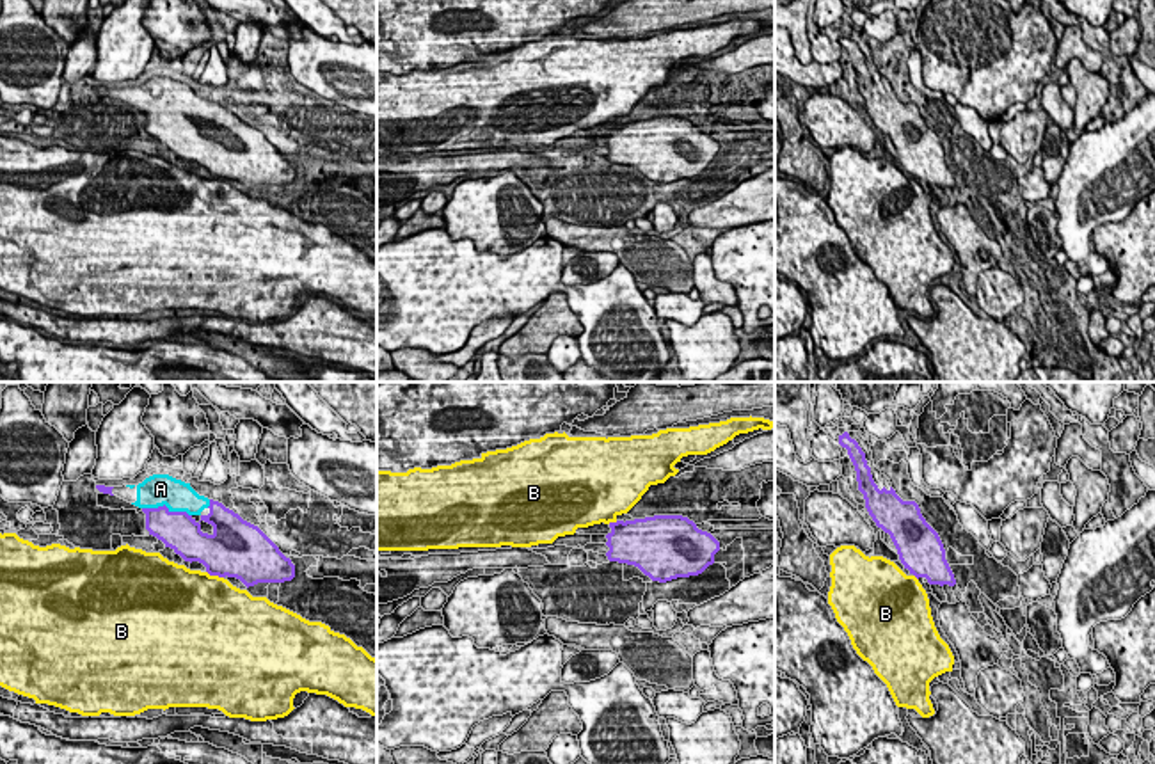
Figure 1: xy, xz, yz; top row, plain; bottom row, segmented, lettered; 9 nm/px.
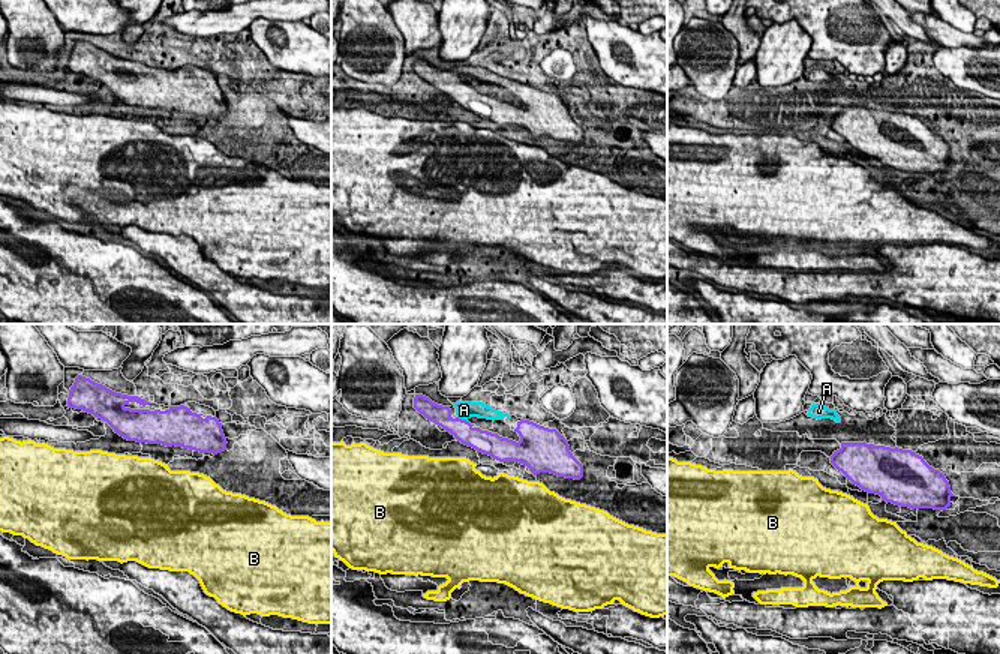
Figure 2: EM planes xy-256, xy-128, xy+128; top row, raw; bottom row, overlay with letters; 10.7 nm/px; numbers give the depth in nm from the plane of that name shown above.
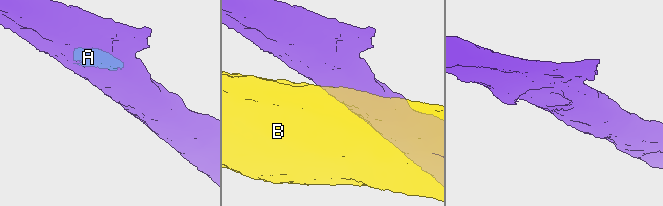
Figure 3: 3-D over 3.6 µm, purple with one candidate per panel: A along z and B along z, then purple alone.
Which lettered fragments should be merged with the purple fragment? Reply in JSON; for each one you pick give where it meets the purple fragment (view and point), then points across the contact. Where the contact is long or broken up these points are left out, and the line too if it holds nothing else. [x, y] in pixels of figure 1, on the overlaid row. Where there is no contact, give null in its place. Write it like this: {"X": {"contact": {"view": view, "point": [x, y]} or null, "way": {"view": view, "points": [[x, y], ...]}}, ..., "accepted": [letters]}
{"A": {"contact": {"view": "xy", "point": [166, 507]}}, "accepted": ["A"]}

